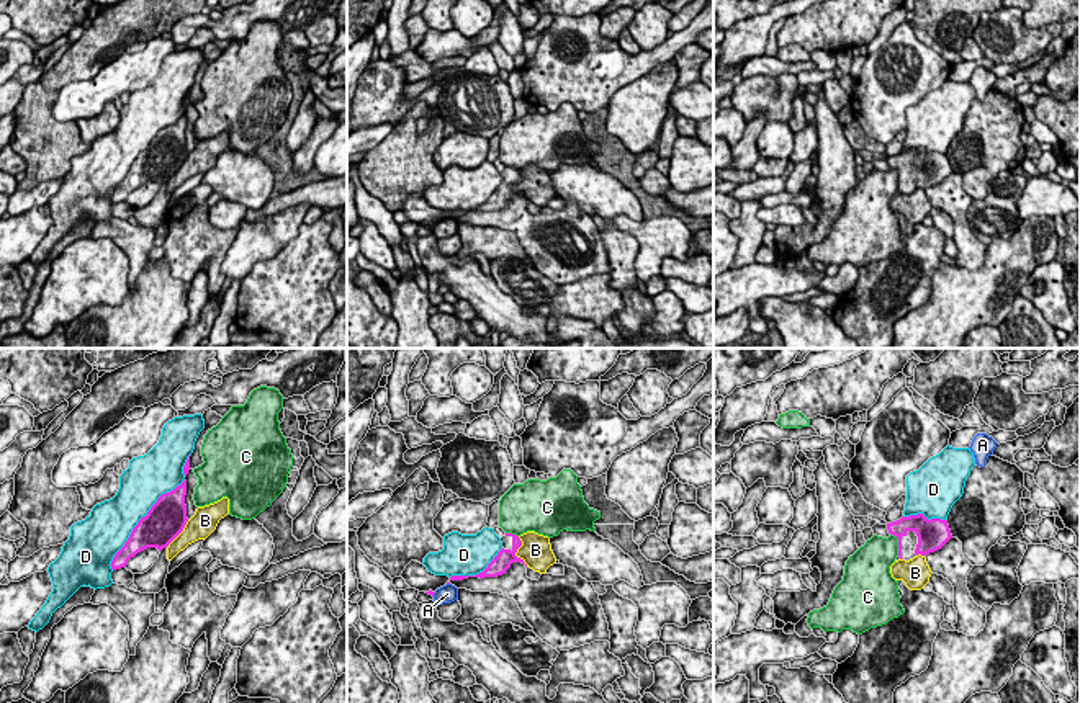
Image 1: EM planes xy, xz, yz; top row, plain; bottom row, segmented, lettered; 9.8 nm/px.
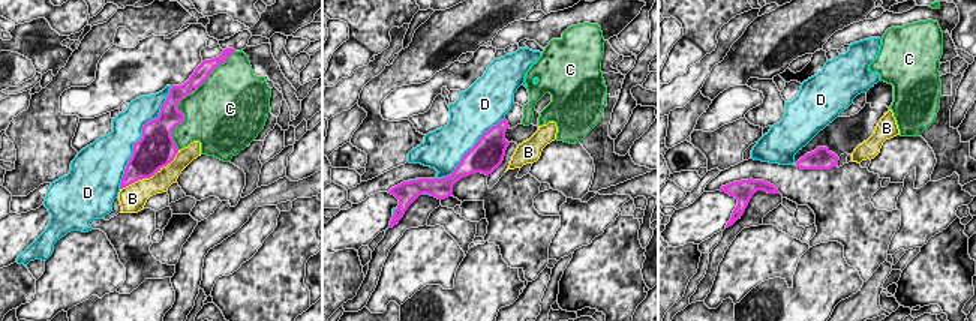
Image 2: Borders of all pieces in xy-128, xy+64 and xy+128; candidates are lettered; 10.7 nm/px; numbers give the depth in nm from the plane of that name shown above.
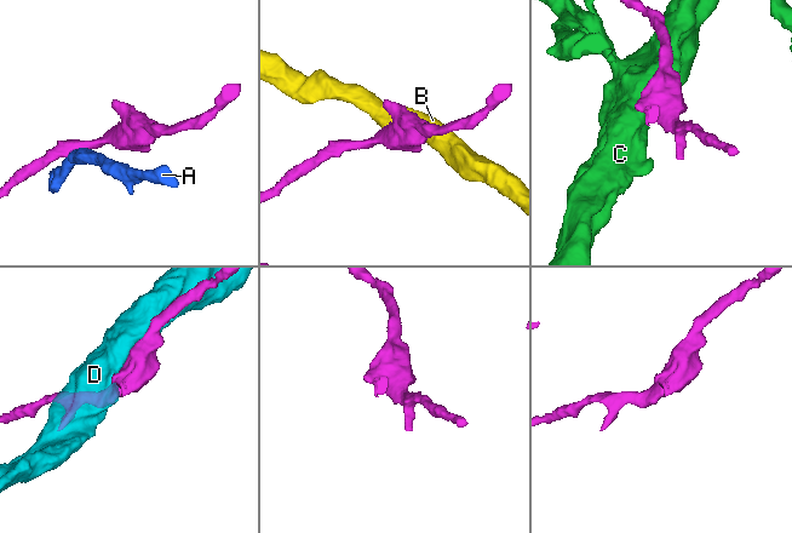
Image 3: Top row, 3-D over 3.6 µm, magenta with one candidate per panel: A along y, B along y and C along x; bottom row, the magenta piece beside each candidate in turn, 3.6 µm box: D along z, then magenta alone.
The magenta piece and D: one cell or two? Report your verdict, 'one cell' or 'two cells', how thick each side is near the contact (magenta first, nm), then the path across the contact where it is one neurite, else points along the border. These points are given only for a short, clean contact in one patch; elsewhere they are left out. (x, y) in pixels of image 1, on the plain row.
two cells; 380 nm thick on the magenta side, 420 nm on the other

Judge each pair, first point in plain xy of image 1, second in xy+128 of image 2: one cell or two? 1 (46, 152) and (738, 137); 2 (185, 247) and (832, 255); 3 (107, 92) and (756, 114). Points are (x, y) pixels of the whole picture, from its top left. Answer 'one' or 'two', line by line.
1: one
2: two
3: two

